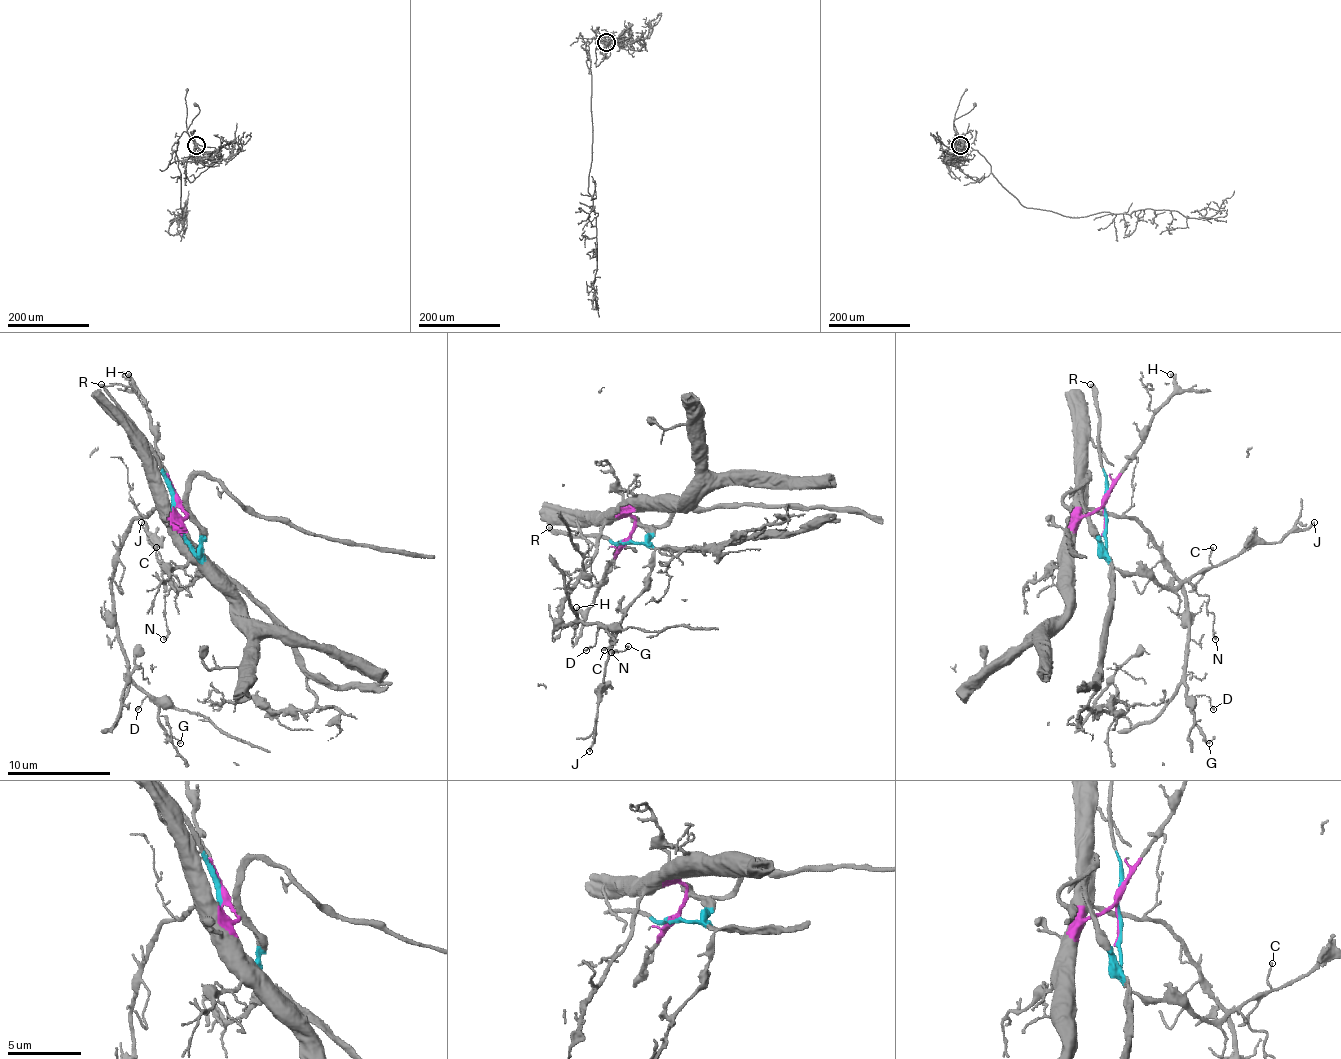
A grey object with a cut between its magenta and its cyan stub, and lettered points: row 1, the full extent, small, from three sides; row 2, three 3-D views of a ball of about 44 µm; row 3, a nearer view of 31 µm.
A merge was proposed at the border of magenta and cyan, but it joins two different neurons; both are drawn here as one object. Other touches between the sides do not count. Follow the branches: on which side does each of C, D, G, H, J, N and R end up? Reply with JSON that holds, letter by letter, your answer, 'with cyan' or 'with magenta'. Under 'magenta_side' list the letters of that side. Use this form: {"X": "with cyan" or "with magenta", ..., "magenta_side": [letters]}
{"C": "with cyan", "D": "with magenta", "G": "with magenta", "H": "with magenta", "J": "with cyan", "N": "with cyan", "R": "with cyan", "magenta_side": ["D", "G", "H"]}

